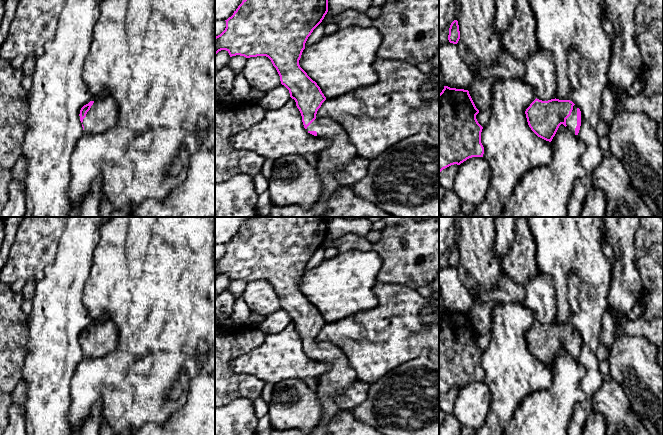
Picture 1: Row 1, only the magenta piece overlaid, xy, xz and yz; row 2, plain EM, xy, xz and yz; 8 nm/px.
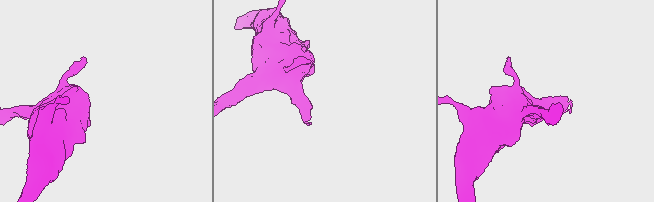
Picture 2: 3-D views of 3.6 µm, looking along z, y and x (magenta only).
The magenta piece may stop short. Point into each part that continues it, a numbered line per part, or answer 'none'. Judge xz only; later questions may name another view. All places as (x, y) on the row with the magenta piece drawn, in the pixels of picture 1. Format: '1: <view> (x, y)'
1: xz (341, 151)

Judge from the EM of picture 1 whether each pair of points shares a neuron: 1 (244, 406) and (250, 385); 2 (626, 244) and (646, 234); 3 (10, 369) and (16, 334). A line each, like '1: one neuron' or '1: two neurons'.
1: two neurons
2: two neurons
3: one neuron

